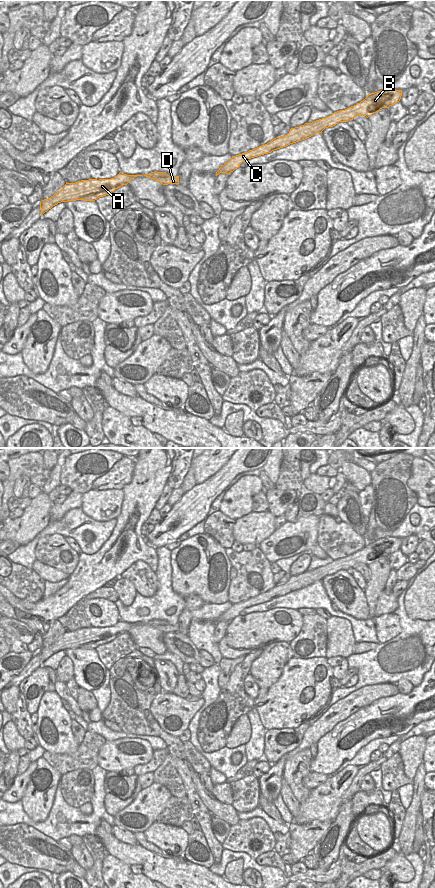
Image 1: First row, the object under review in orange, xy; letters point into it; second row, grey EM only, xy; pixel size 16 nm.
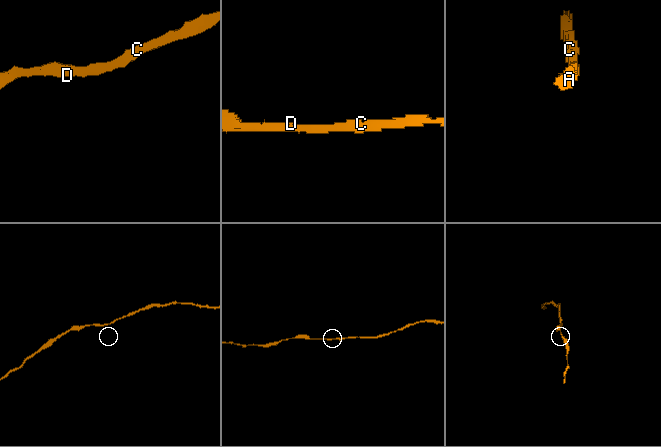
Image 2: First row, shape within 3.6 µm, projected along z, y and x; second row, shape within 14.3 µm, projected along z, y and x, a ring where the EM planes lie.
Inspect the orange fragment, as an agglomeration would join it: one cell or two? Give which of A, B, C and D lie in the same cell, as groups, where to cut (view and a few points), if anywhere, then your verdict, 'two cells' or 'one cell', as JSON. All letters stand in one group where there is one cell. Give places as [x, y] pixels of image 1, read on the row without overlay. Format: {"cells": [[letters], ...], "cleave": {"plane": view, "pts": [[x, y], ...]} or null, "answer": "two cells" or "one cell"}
{"cells": [["A", "B", "C", "D"]], "cleave": null, "answer": "one cell"}

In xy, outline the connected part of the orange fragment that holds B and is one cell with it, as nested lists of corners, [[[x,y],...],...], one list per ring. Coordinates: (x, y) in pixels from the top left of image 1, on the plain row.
[[[388,537],[368,542],[366,546],[345,558],[334,560],[332,563],[316,568],[312,571],[305,571],[302,574],[291,576],[285,584],[276,585],[265,593],[259,594],[248,600],[232,604],[232,606],[222,613],[216,620],[230,622],[240,615],[245,608],[271,601],[274,598],[286,595],[290,592],[305,588],[316,581],[322,581],[325,576],[333,575],[339,570],[348,570],[358,563],[366,564],[378,560],[382,556],[389,556],[400,549],[402,538]]]

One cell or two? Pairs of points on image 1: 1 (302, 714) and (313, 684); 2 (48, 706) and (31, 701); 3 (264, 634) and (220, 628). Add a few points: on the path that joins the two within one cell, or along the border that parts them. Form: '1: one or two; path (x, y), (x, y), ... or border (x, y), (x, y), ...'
1: one; path (302, 707), (306, 702), (307, 691)
2: two; border (47, 690), (43, 694), (36, 711)
3: two; border (229, 622), (218, 644)

